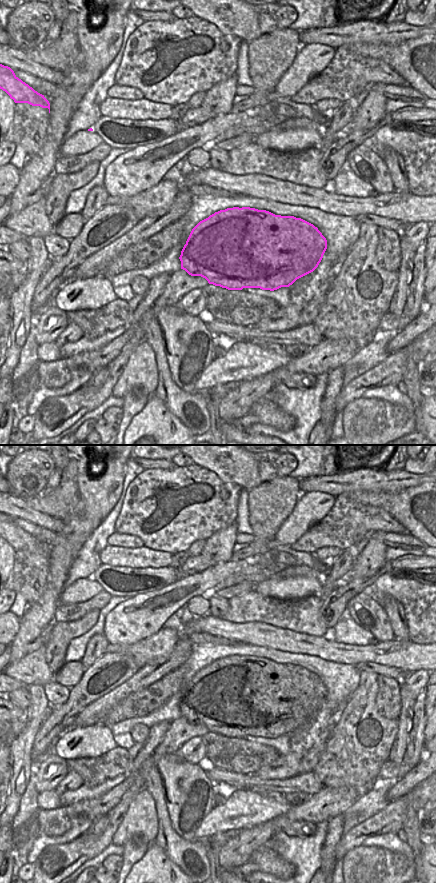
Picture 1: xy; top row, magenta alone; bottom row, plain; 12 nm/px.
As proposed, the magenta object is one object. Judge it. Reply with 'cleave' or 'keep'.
cleave

